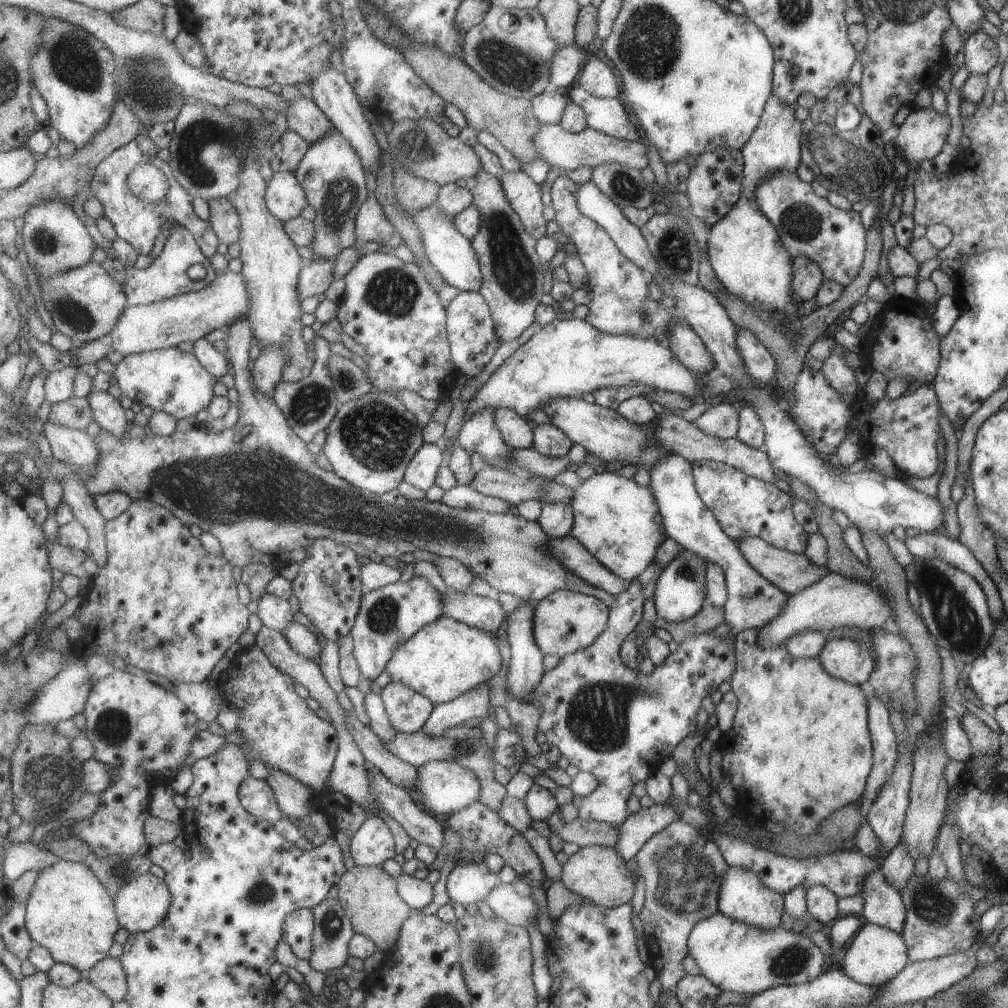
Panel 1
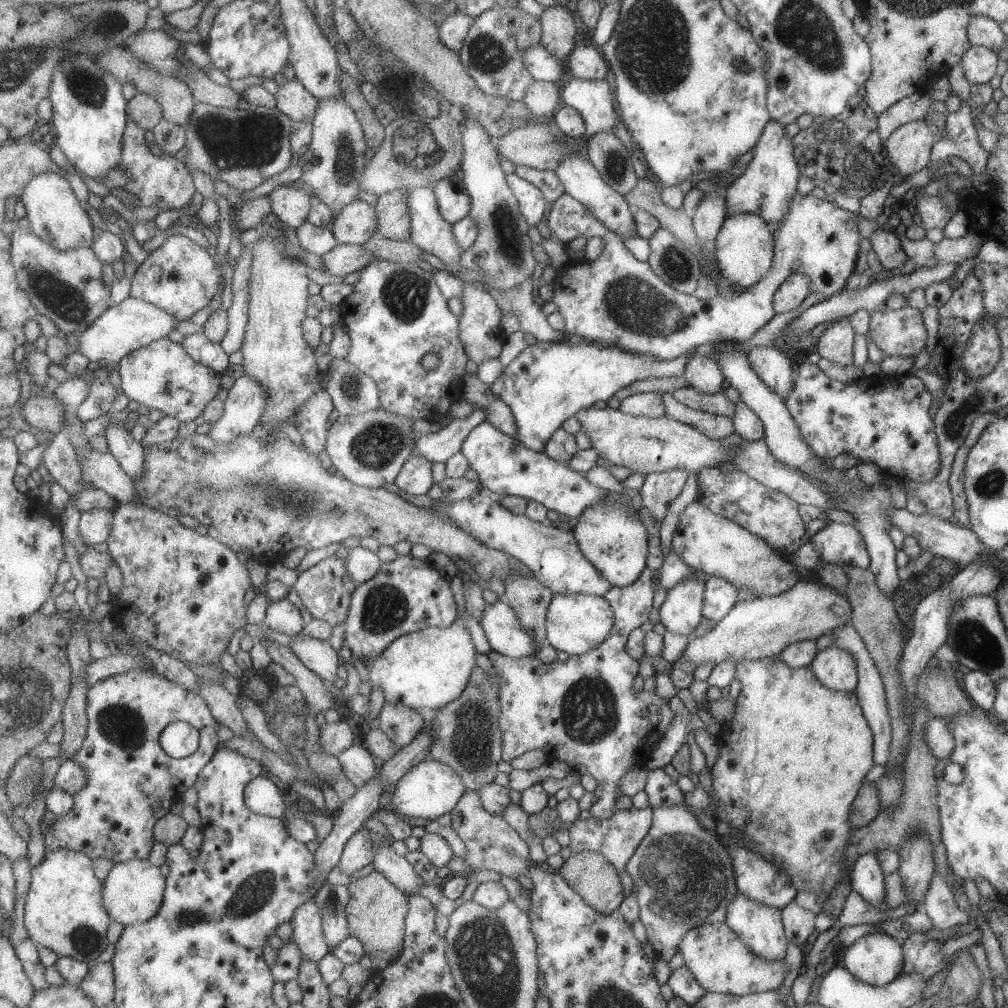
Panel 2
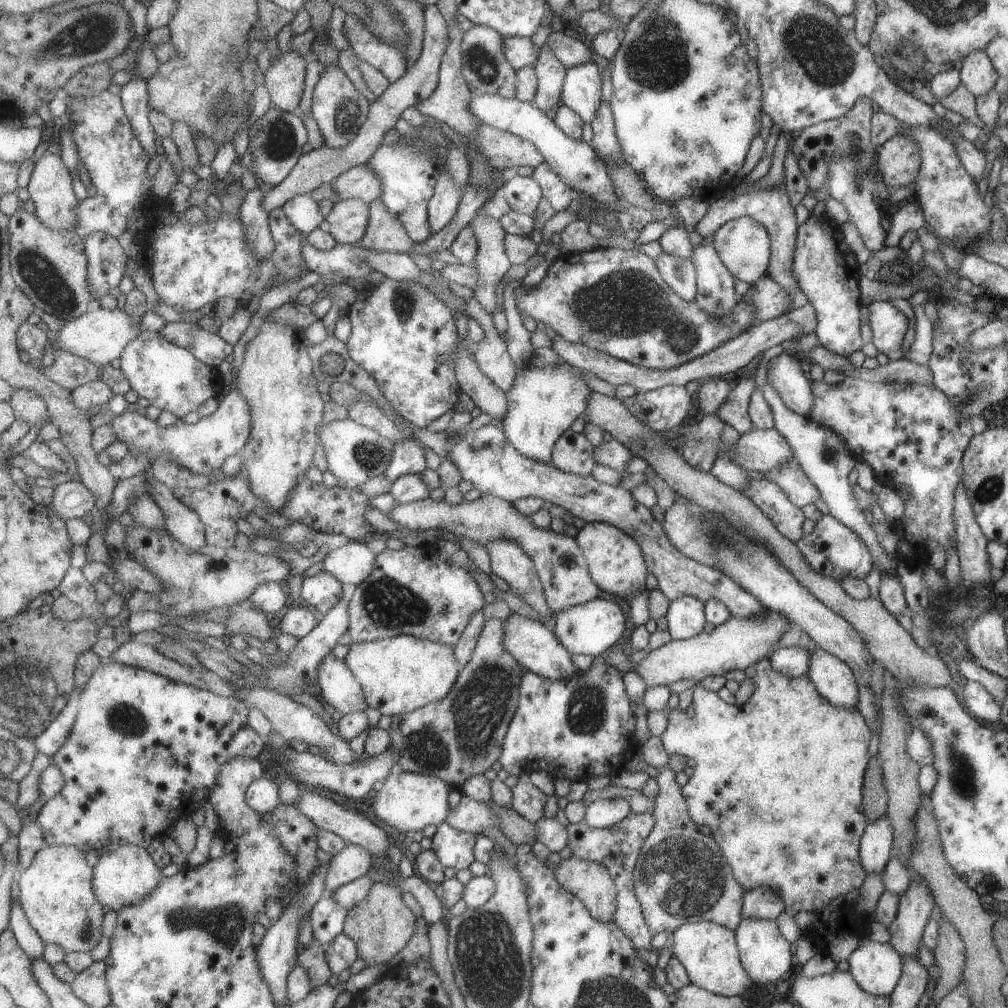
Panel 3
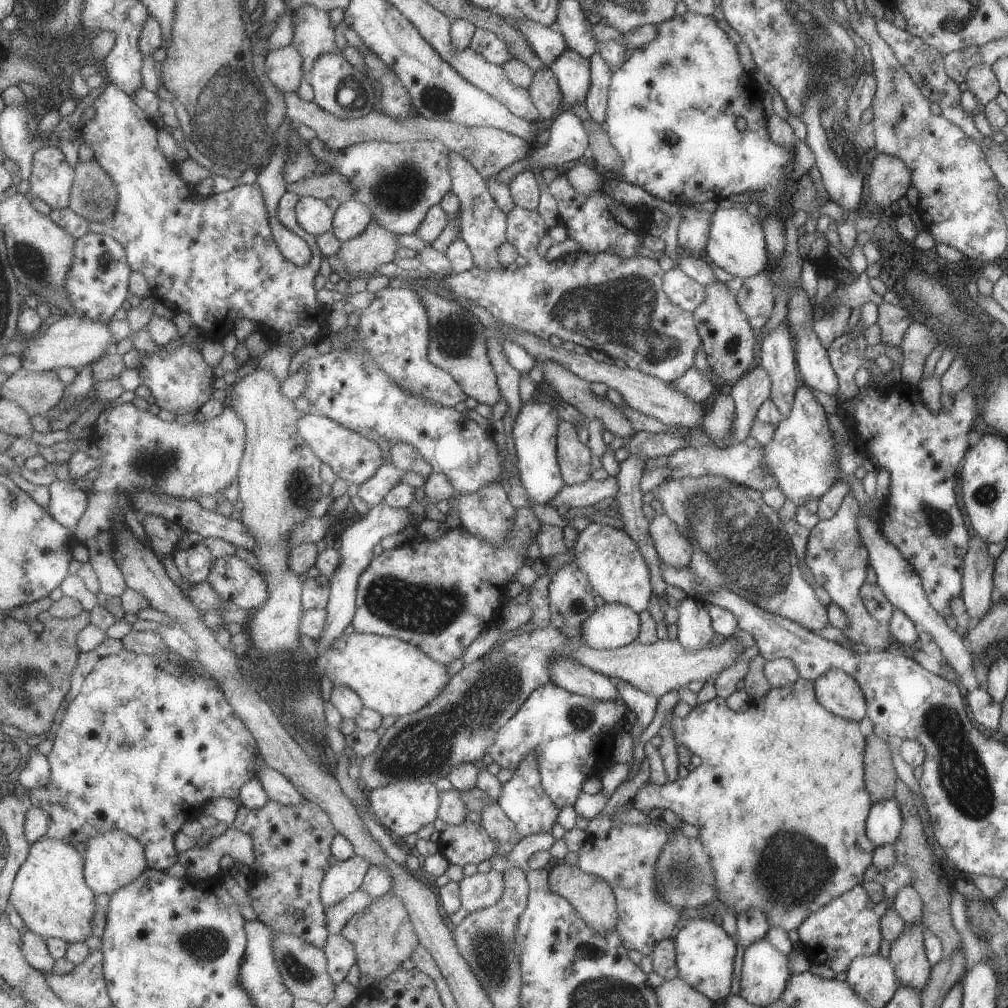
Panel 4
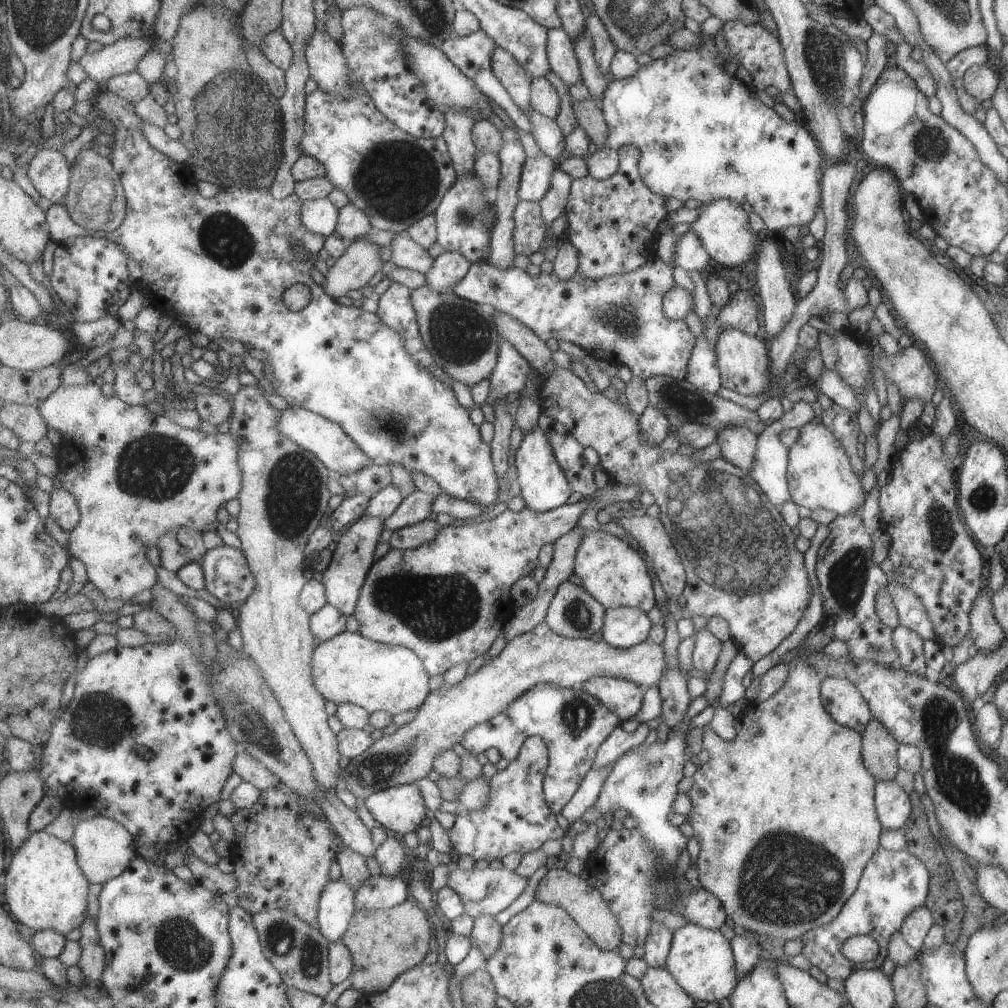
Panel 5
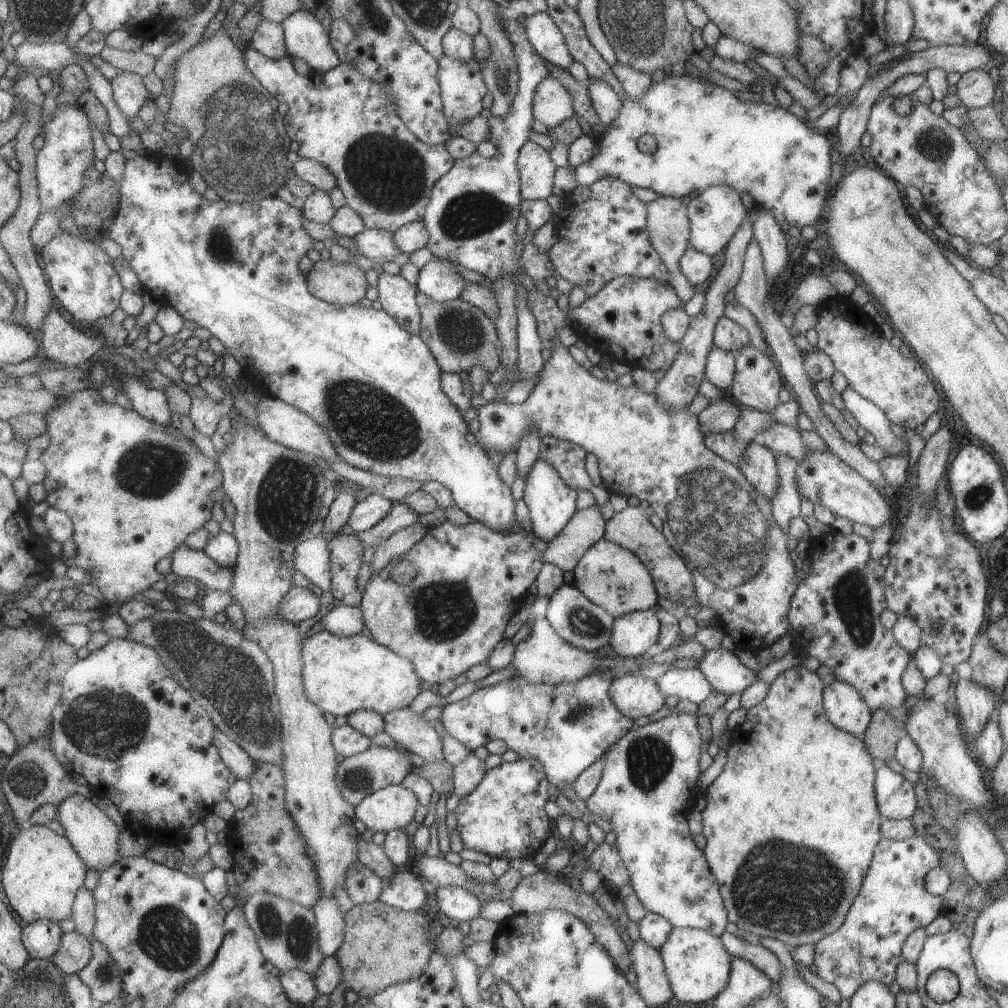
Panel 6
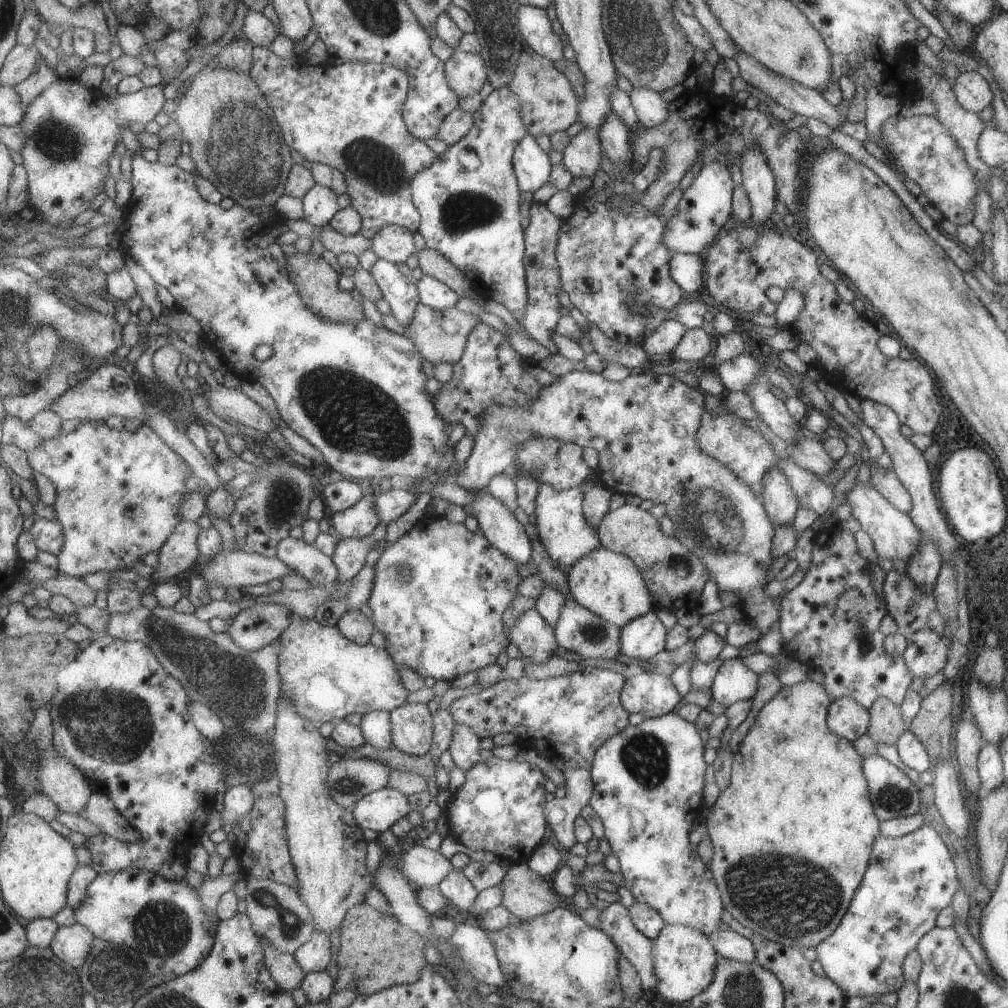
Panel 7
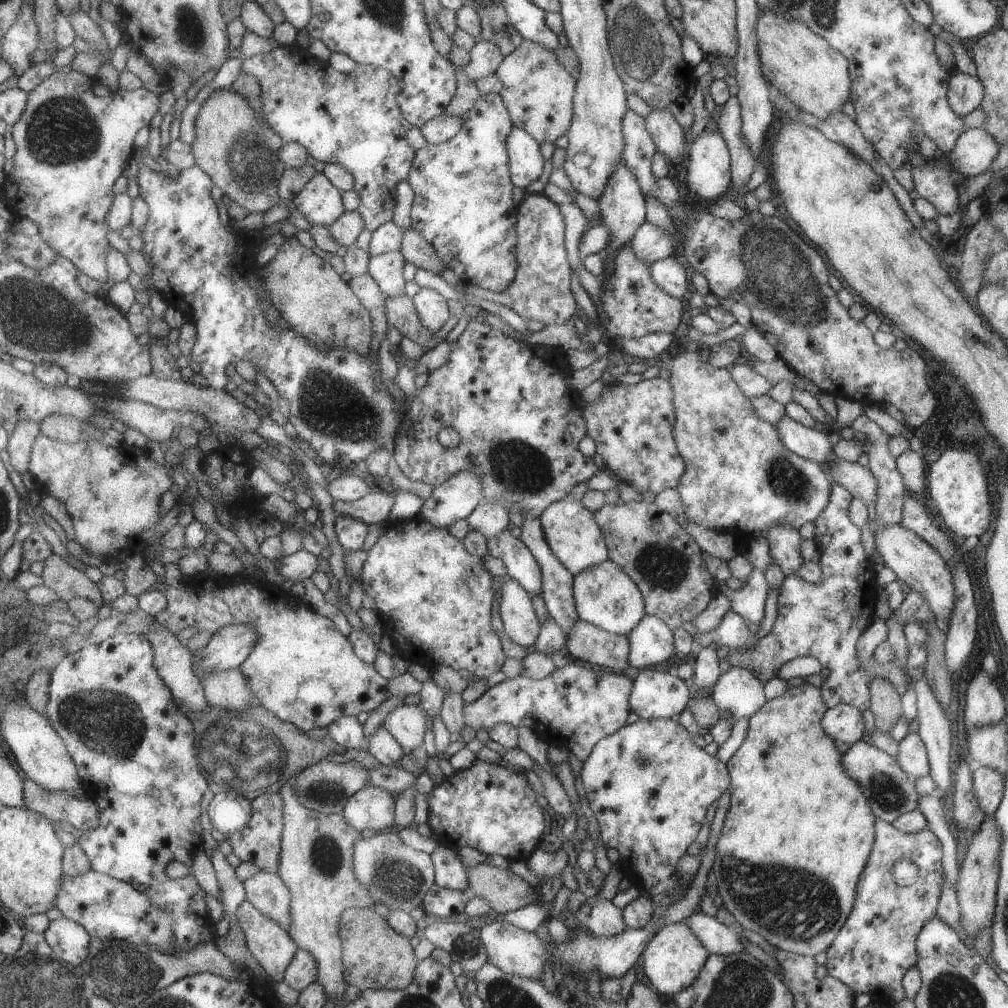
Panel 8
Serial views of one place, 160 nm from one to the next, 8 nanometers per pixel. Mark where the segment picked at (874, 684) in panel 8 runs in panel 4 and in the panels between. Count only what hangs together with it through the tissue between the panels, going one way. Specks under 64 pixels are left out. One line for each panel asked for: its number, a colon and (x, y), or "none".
4: (879, 775)
5: (878, 749)
6: (880, 737)
7: (885, 724)

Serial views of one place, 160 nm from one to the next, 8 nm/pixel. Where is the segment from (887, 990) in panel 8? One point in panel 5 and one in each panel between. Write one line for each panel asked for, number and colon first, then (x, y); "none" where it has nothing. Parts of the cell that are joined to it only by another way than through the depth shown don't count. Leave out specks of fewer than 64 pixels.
5: (892, 883)
6: (891, 902)
7: (909, 879)

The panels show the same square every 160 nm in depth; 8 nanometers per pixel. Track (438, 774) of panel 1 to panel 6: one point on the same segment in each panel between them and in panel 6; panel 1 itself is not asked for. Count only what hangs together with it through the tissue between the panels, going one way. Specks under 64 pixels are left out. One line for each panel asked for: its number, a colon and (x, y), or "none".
2: (432, 788)
3: (408, 801)
4: (403, 808)
5: (401, 809)
6: (393, 807)

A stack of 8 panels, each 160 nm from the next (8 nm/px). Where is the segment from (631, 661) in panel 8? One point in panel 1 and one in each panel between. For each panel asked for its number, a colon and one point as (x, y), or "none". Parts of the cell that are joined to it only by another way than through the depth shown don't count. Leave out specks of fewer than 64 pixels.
1: (566, 621)
2: (576, 623)
3: (589, 628)
4: (611, 626)
5: (623, 627)
6: (634, 633)
7: (643, 637)

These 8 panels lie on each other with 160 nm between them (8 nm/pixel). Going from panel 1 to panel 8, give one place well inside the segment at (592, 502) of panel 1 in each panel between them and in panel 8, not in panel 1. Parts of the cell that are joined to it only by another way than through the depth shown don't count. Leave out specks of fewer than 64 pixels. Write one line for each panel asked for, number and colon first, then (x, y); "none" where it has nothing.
2: (611, 535)
3: (614, 559)
4: (609, 558)
5: (612, 572)
6: (610, 576)
7: (608, 584)
8: (606, 596)

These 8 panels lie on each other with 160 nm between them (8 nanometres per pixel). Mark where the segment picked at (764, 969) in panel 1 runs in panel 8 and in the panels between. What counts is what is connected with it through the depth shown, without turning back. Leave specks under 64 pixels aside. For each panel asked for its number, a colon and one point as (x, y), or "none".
2: (719, 960)
3: (707, 950)
4: (704, 954)
5: (700, 959)
6: (697, 966)
7: (684, 959)
8: (671, 960)

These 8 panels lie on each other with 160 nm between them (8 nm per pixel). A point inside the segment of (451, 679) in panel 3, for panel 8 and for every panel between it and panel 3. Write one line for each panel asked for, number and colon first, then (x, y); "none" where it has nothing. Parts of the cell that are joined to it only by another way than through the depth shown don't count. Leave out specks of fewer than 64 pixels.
4: (393, 677)
5: (351, 668)
6: (342, 675)
7: (329, 676)
8: (304, 669)

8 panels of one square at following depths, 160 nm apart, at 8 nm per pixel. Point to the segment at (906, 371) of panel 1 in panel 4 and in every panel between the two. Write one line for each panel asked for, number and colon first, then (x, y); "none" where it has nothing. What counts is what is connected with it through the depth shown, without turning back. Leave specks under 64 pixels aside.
2: (900, 332)
3: (888, 325)
4: (892, 321)

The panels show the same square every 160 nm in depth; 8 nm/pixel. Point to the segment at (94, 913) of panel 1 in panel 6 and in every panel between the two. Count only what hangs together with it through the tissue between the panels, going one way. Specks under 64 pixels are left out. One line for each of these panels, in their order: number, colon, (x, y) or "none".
2: (65, 912)
3: (58, 894)
4: (51, 894)
5: (45, 888)
6: (43, 874)

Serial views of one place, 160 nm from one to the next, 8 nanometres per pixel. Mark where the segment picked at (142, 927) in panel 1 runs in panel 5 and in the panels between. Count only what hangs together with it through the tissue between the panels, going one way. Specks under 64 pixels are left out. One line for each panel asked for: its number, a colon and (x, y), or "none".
2: (134, 891)
3: (129, 874)
4: (113, 860)
5: (105, 848)

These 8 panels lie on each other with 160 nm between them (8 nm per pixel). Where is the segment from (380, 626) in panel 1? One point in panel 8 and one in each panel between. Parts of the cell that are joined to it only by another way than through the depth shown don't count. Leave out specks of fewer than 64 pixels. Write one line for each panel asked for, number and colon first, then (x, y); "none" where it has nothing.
2: (408, 595)
3: (416, 591)
4: (440, 595)
5: (447, 600)
6: (471, 579)
7: (447, 620)
8: (435, 597)

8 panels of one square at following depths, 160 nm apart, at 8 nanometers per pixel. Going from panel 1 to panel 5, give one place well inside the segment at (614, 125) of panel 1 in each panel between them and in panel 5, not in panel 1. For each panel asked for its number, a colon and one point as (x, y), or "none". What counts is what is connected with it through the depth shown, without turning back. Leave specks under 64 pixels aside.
2: (592, 99)
3: (582, 88)
4: (573, 72)
5: (563, 58)

